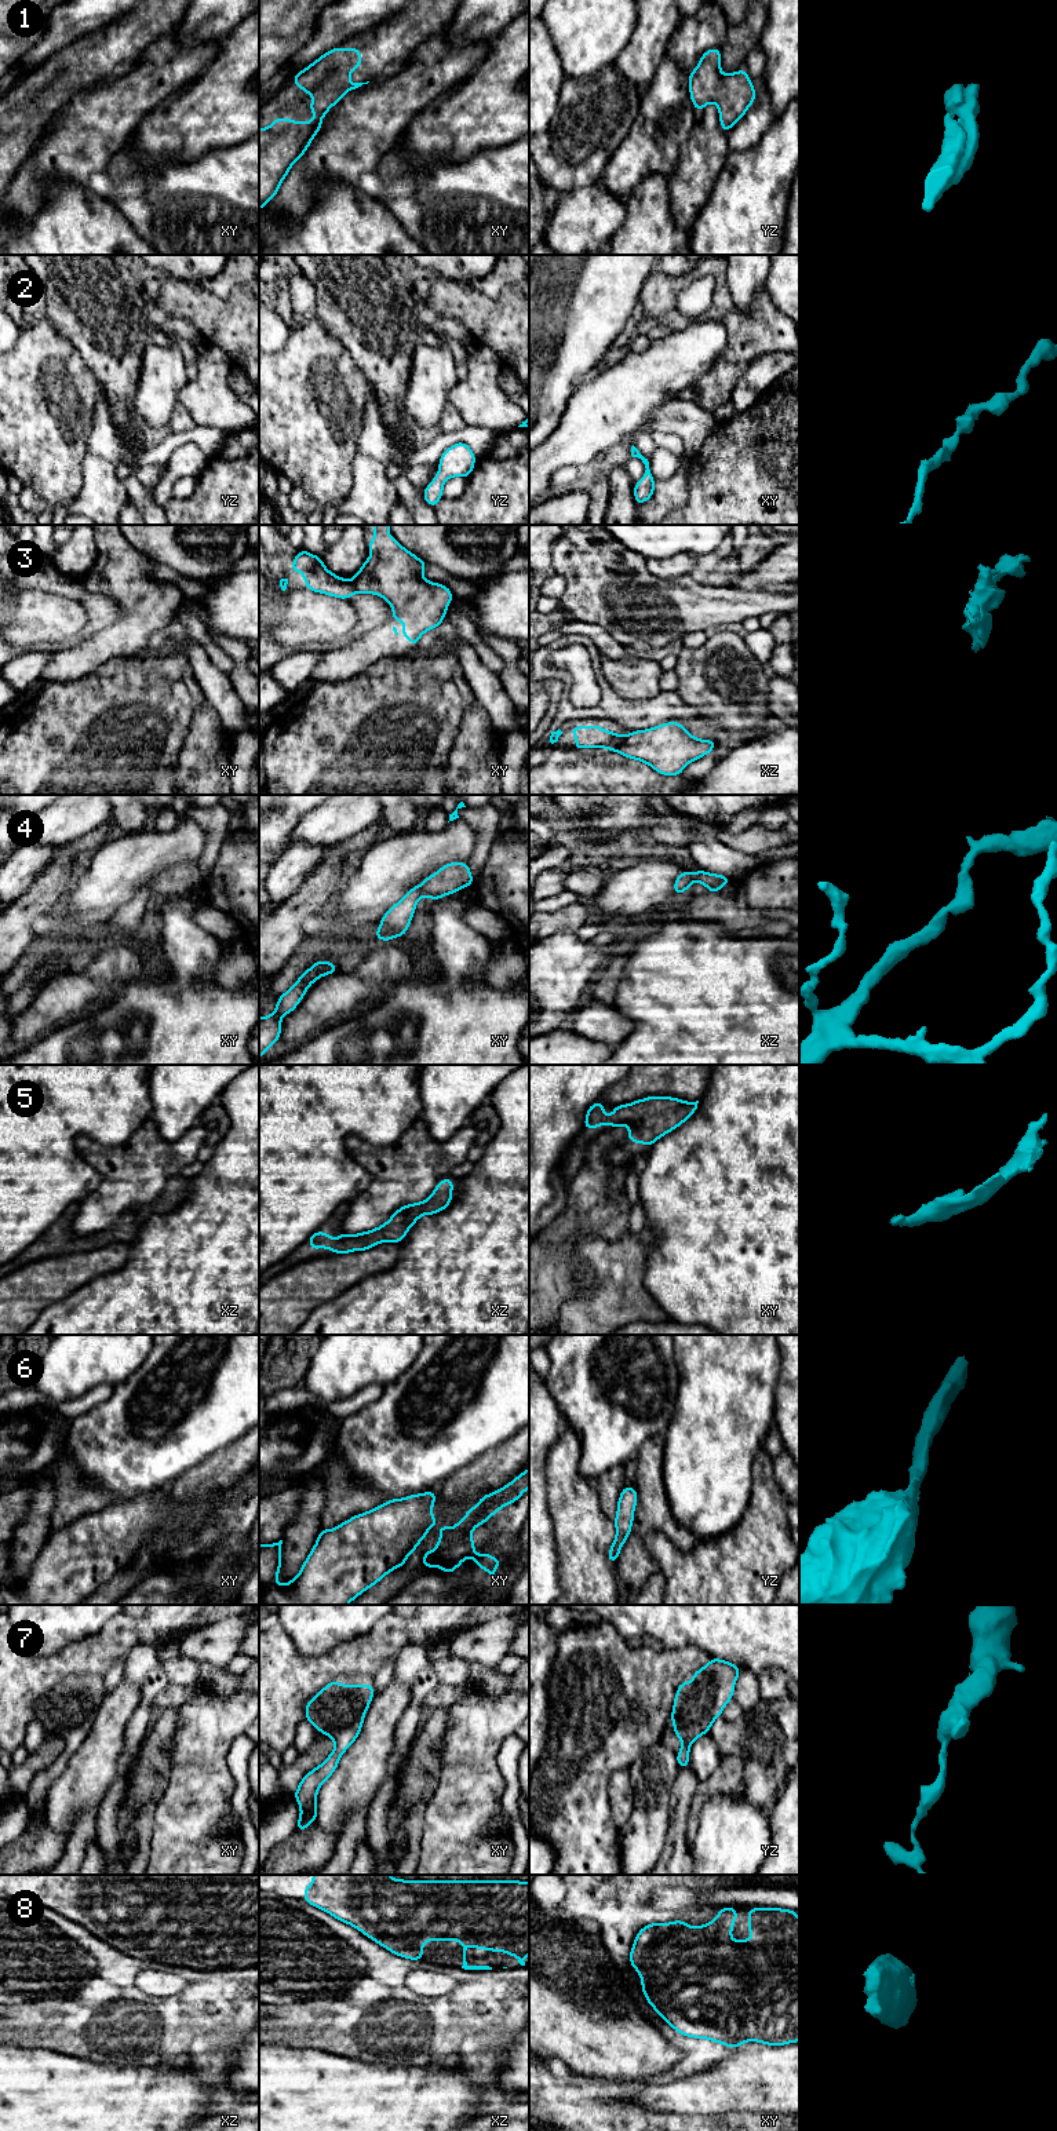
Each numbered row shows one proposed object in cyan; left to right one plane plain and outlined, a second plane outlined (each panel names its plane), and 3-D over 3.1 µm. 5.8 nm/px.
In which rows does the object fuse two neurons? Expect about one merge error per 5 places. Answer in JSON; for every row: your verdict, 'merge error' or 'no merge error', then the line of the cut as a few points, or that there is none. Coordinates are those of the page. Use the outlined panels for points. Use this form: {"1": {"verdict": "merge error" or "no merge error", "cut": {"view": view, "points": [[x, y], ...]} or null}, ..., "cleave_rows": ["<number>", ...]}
{"1": {"verdict": "no merge error", "cut": null}, "2": {"verdict": "no merge error", "cut": null}, "3": {"verdict": "merge error", "cut": {"view": "xz", "points": [[629, 736], [616, 750]]}}, "4": {"verdict": "no merge error", "cut": null}, "5": {"verdict": "no merge error", "cut": null}, "6": {"verdict": "no merge error", "cut": null}, "7": {"verdict": "no merge error", "cut": null}, "8": {"verdict": "no merge error", "cut": null}, "cleave_rows": ["3"]}

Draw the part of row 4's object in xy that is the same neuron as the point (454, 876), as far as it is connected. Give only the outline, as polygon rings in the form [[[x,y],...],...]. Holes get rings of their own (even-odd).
[[[449,862],[441,866],[419,886],[412,887],[383,915],[373,937],[380,941],[391,941],[396,937],[405,935],[422,895],[426,895],[429,900],[441,900],[444,895],[452,895],[471,886],[473,882],[467,862]]]

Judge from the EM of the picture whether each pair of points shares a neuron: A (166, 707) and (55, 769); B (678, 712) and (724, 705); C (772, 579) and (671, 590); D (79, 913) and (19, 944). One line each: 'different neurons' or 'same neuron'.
A: same neuron
B: different neurons
C: different neurons
D: different neurons

